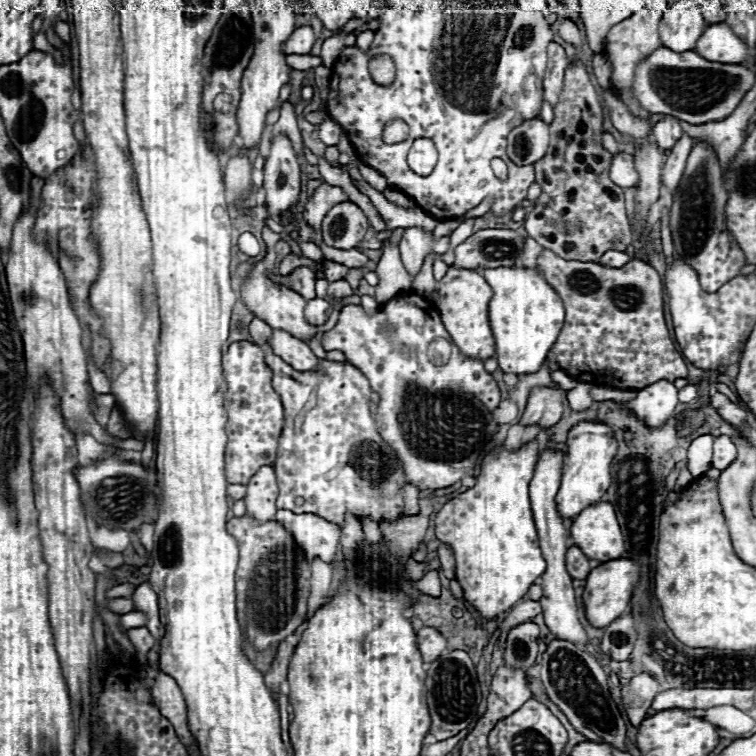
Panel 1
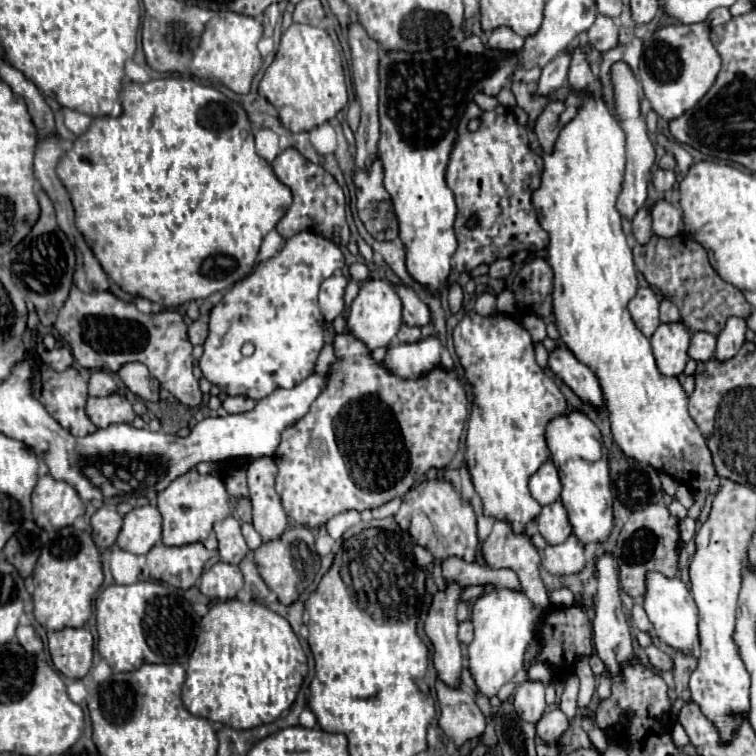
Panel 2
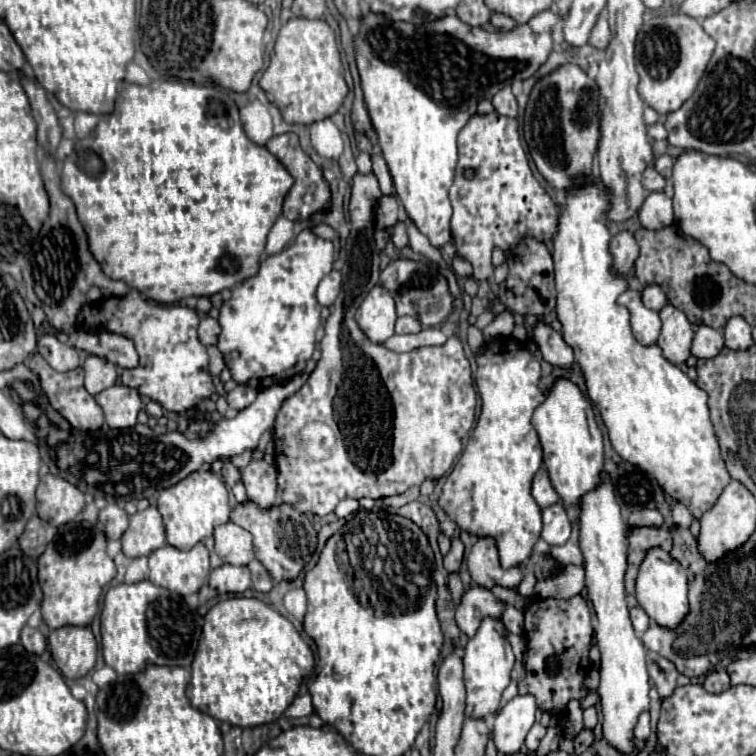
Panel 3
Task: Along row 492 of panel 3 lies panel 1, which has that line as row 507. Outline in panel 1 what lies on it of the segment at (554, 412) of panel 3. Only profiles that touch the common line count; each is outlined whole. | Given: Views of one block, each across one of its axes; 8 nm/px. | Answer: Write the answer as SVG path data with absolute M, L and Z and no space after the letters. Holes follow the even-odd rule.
M578 422L568 432L568 450L564 456L562 468L562 484L556 494L558 512L562 518L574 518L586 506L600 502L604 492L608 490L612 476L610 464L618 452L618 442L614 440L614 432L604 422Z

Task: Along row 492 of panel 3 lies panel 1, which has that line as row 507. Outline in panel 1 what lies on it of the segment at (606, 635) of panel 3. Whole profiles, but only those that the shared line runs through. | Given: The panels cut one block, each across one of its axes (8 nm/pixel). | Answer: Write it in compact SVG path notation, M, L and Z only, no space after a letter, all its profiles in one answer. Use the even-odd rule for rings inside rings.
M598 502L582 510L570 528L576 546L594 560L616 560L624 552L624 536L620 532L614 506Z

